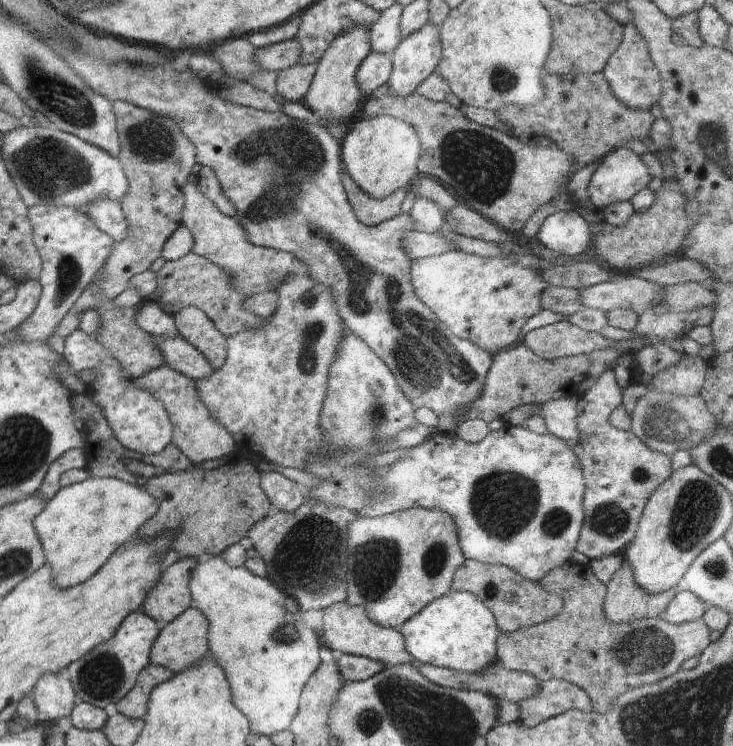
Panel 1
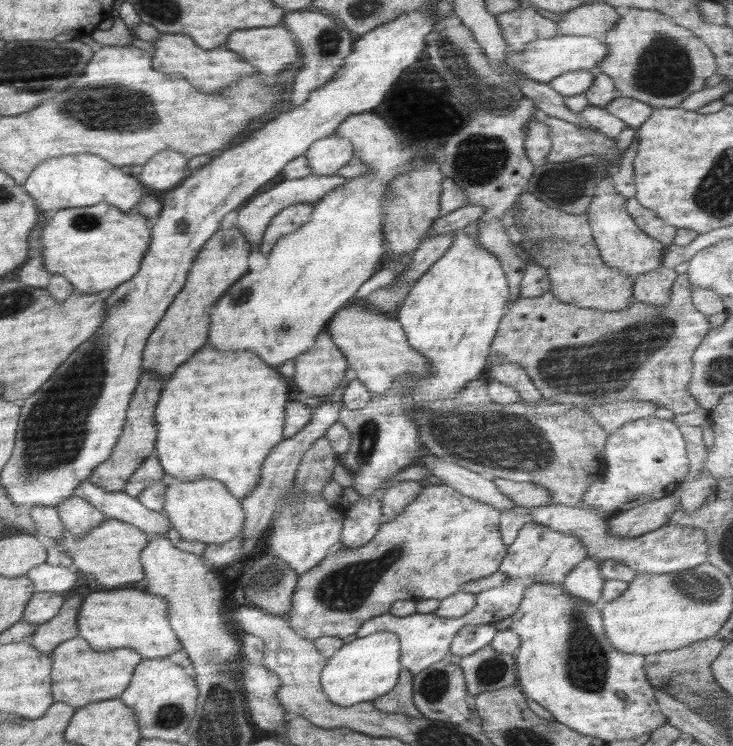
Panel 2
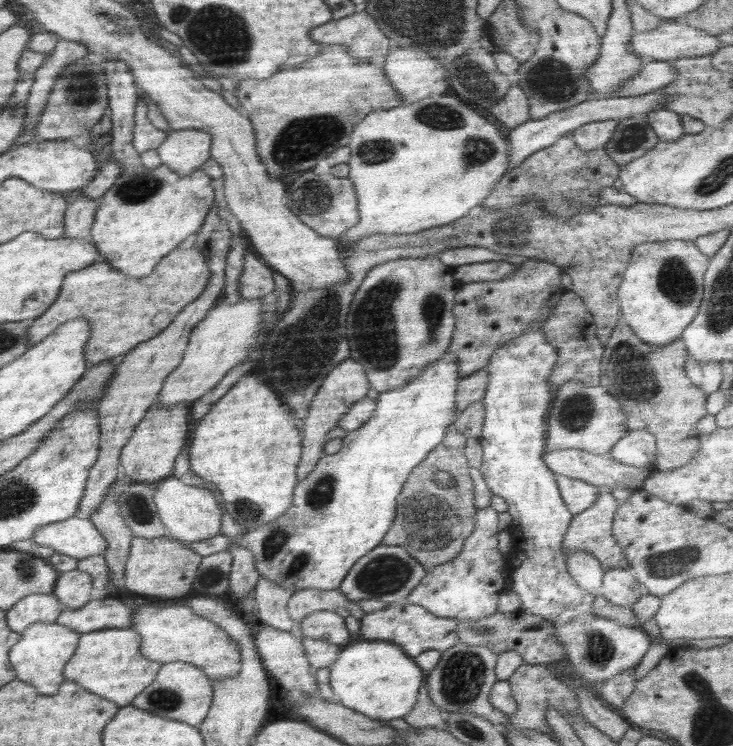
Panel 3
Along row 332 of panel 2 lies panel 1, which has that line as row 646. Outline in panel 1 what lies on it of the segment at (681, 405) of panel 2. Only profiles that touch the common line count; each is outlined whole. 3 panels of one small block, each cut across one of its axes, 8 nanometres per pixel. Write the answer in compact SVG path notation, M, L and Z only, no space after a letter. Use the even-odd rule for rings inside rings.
M569 561L556 567L539 580L540 586L549 593L563 598L560 613L540 624L521 628L512 632L500 632L496 641L497 662L511 671L520 671L535 676L539 681L551 678L568 681L585 690L591 700L593 710L606 714L613 708L616 699L630 689L649 685L667 676L676 674L680 664L700 653L710 643L709 628L700 618L682 624L672 624L660 618L641 618L628 622L612 622L605 617L603 604L607 586L592 574L588 566Z

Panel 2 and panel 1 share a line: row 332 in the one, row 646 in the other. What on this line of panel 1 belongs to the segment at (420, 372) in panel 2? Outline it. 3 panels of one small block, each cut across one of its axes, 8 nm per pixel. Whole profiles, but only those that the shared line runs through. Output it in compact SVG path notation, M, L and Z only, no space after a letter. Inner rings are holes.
M340 603L326 607L323 610L320 634L322 640L336 655L358 655L381 662L386 667L398 665L414 665L415 658L406 650L405 640L399 629L386 628L372 622L366 614L365 608L360 605Z

